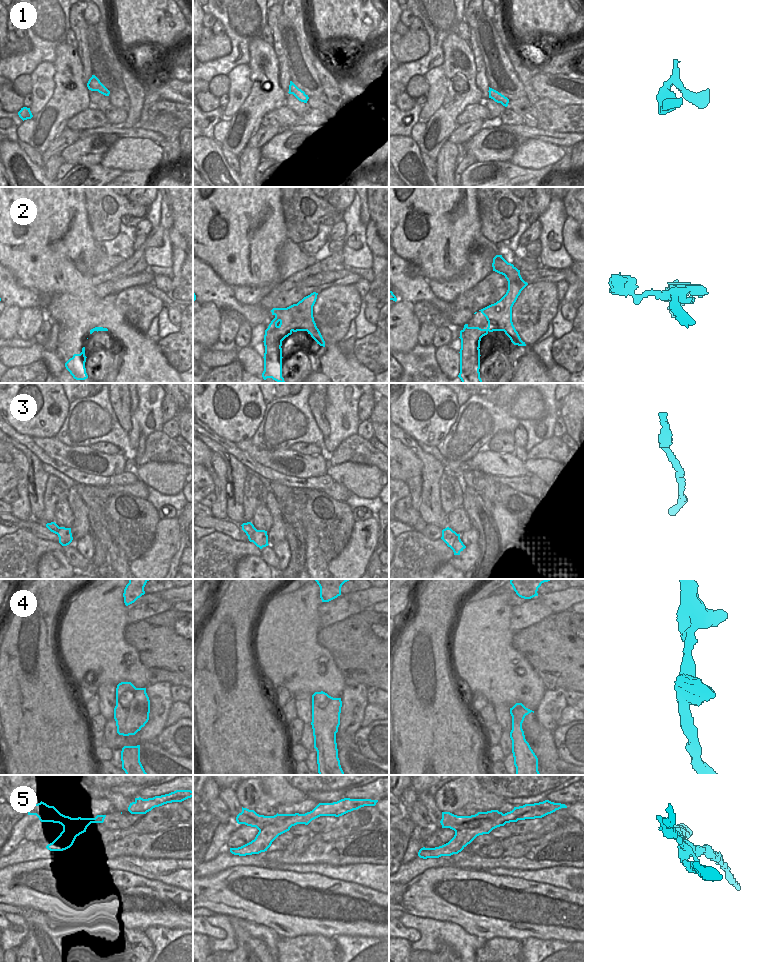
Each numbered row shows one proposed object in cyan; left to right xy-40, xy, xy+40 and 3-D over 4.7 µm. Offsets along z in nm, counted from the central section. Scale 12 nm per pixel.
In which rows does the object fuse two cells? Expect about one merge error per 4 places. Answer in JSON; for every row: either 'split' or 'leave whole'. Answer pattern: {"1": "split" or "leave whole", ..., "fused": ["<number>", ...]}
{"1": "leave whole", "2": "leave whole", "3": "leave whole", "4": "leave whole", "5": "split", "fused": ["5"]}

